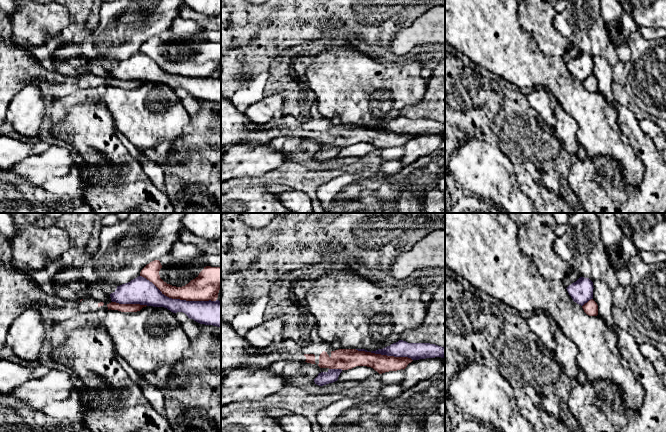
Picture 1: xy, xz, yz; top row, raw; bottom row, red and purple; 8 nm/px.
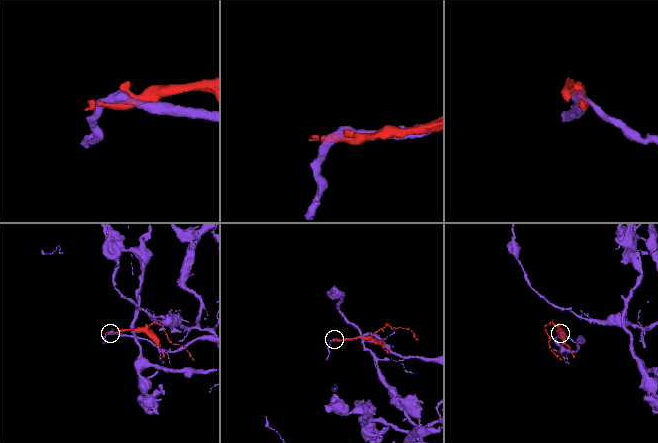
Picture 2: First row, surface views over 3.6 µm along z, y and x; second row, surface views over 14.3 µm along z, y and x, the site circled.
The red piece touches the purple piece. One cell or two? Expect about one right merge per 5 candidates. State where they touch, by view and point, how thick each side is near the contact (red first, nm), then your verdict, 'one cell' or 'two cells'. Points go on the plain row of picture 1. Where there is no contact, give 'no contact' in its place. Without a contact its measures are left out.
xy (178, 74) | 220/190 nm | two cells

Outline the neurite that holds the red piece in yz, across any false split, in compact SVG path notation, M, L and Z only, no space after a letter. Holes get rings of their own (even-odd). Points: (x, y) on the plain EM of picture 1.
M591 75L587 79L582 82L584 88L589 92L597 92L598 91L598 81L597 79Z

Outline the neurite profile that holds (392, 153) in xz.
M403 145L385 148L380 150L380 157L384 162L391 160L400 160L403 157L403 150L404 150Z

